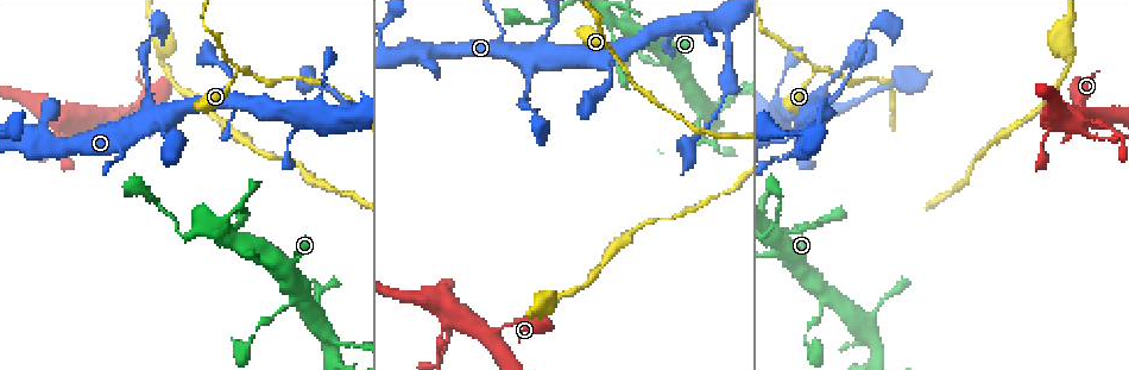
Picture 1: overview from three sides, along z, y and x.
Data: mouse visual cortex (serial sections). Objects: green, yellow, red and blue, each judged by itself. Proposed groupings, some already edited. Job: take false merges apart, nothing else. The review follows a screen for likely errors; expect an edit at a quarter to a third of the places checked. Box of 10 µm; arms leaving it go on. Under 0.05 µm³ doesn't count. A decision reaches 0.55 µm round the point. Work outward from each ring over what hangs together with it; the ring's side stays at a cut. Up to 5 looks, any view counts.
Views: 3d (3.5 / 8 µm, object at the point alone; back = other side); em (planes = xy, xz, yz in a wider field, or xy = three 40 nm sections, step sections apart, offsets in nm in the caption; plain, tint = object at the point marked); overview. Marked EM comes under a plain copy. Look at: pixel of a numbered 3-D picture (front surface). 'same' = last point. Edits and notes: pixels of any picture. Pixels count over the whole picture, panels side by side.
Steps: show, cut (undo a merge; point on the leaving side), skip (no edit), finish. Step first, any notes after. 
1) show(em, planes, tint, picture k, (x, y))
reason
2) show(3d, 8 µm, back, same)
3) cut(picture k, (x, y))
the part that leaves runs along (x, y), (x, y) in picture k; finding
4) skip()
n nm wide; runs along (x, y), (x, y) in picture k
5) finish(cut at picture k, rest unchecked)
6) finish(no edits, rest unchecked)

show(3d, 8 µm, picture 1, (152, 108))
thin arm on a thick one

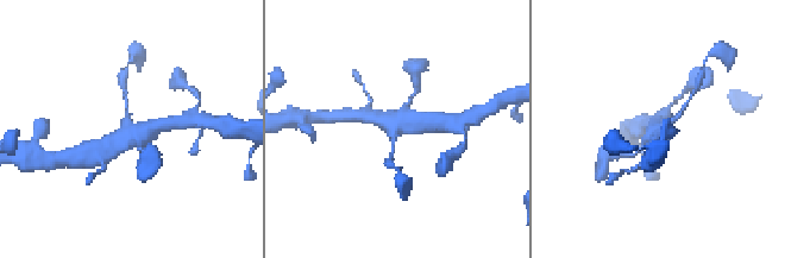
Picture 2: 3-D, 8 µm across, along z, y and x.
show(em, xy, step 1, tint, same)
4 arms; arms of 100, 150, 400, 450 nm; shape alone is not enough

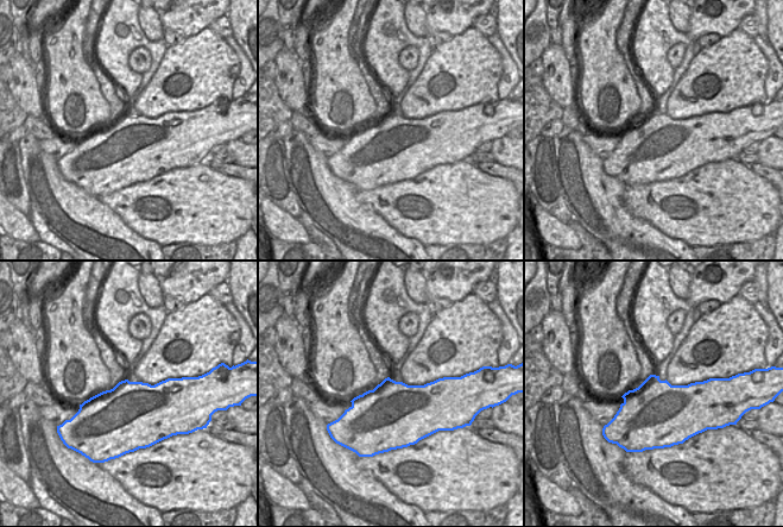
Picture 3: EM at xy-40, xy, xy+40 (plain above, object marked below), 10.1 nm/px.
skip()
runs along (104, 152), (138, 132), (165, 125) in picture 2; all the same cell

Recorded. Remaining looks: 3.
show(3d, 8 µm, back, picture 1, (1111, 138))
narrows sharply

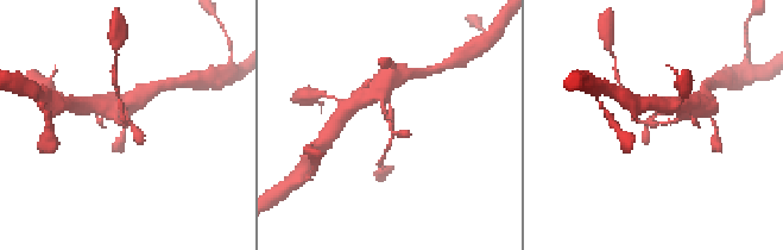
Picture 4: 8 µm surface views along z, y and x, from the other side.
show(3d, 3.5 µm, back, same)
closer look

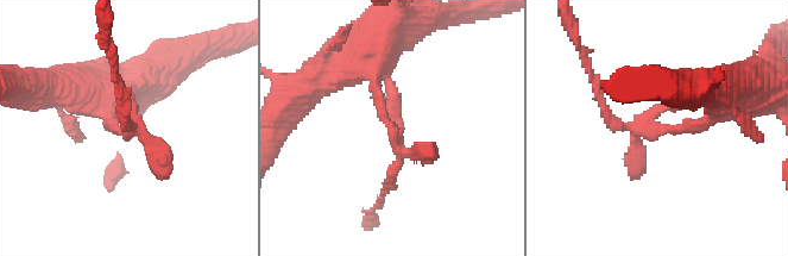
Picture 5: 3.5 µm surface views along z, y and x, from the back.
skip()
runs along (735, 87), (701, 123), (637, 128), (635, 163) in picture 5; all the same cell

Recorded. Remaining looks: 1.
finish(no edits, rest unchecked)

